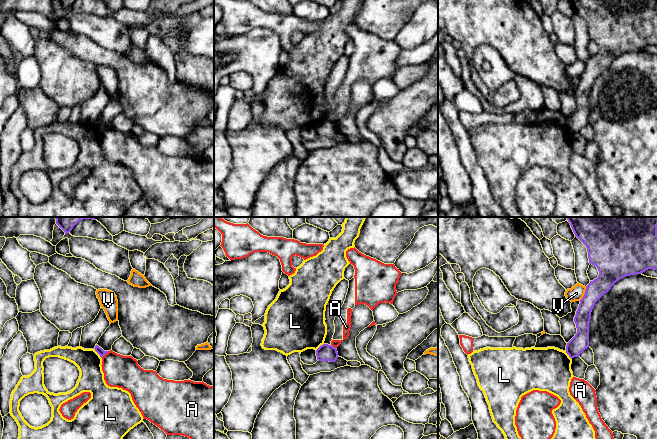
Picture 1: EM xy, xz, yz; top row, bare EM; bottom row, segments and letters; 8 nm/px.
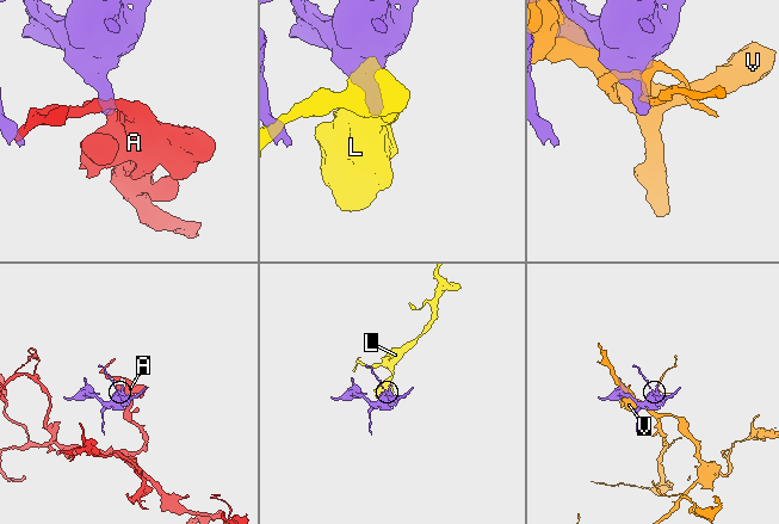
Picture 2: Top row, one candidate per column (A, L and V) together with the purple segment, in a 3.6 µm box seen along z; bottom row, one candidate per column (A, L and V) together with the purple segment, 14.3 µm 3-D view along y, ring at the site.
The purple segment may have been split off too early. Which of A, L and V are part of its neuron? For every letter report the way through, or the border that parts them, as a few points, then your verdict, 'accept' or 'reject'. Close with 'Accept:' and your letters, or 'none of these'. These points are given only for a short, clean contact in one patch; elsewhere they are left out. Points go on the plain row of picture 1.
A: border xy (109, 127), (101, 133); reject
L: border xy (94, 124), (101, 134); reject
V: reject
Accept: none of these

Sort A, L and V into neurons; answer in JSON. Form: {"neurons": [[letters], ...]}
{"neurons": [["A"], ["L"], ["V"]]}

